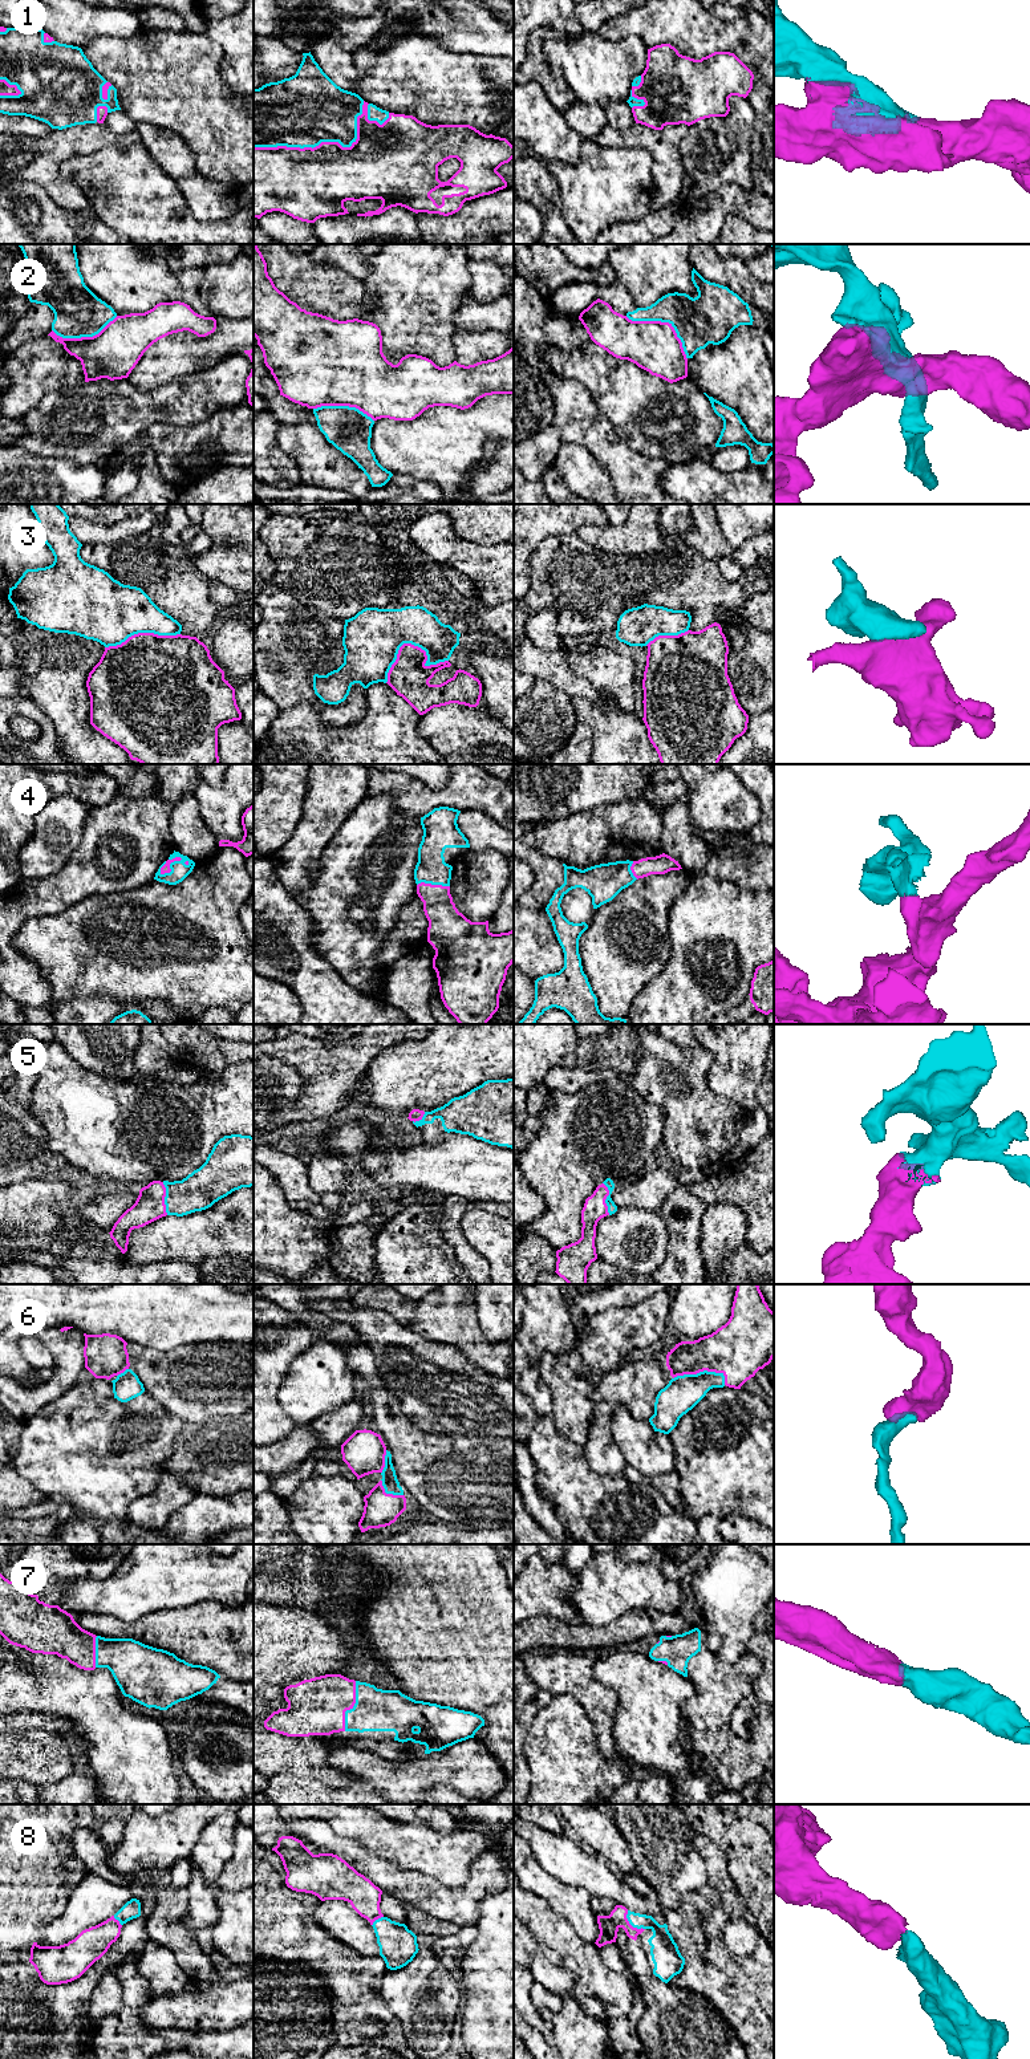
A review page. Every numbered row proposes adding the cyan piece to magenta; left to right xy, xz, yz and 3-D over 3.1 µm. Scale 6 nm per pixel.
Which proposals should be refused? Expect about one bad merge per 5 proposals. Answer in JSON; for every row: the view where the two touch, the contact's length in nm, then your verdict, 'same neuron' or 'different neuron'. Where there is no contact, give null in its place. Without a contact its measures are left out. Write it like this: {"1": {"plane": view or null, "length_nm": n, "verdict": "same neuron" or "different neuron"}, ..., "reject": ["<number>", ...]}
{"1": {"plane": "xz", "length_nm": 750, "verdict": "same neuron"}, "2": {"plane": "yz", "length_nm": 460, "verdict": "different neuron"}, "3": {"plane": "xz", "length_nm": 400, "verdict": "different neuron"}, "4": {"plane": "xy", "length_nm": 170, "verdict": "same neuron"}, "5": {"plane": "xy", "length_nm": 200, "verdict": "same neuron"}, "6": {"plane": "yz", "length_nm": 320, "verdict": "same neuron"}, "7": {"plane": "xz", "length_nm": 320, "verdict": "same neuron"}, "8": {"plane": "yz", "length_nm": 160, "verdict": "same neuron"}, "reject": ["2", "3"]}

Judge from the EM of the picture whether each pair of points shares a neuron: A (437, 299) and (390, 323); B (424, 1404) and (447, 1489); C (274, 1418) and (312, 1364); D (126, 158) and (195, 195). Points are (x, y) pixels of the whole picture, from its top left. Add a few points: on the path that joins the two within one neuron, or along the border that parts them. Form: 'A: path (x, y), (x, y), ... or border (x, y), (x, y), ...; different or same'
A: path (425, 299), (414, 299), (402, 311); same
B: border (405, 1413), (424, 1429), (443, 1434), (462, 1434); different
C: border (283, 1376), (278, 1391), (278, 1401), (296, 1425); different
D: border (157, 163), (177, 185), (193, 214); different

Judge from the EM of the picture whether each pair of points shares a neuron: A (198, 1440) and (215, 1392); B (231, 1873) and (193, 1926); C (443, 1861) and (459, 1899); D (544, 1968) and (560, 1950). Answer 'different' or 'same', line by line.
A: different
B: same
C: different
D: different

